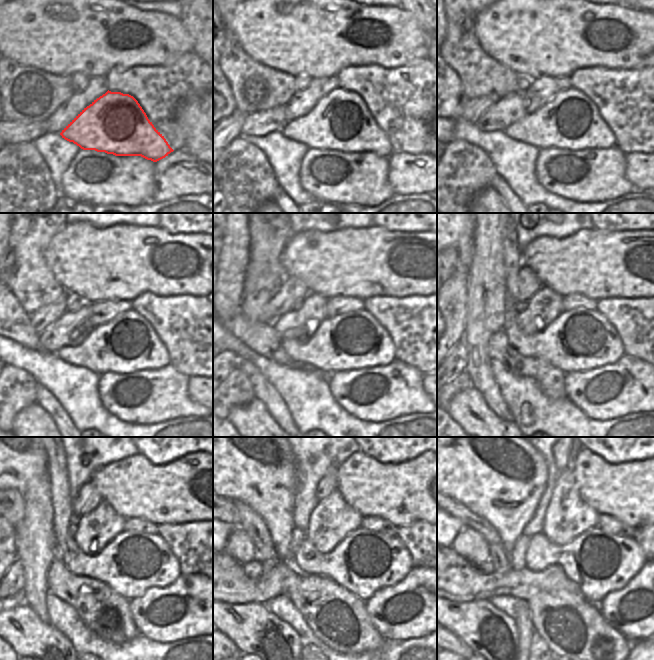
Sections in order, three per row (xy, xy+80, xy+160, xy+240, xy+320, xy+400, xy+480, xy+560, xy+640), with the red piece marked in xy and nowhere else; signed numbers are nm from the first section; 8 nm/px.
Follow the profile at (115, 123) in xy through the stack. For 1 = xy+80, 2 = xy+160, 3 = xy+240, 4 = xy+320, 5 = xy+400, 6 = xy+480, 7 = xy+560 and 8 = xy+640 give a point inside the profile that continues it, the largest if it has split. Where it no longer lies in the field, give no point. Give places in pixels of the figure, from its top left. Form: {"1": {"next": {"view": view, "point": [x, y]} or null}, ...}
{"1": {"next": {"view": "xy+80", "point": [341, 121]}}, "2": {"next": {"view": "xy+160", "point": [570, 121]}}, "3": {"next": {"view": "xy+240", "point": [126, 344]}}, "4": {"next": {"view": "xy+320", "point": [356, 340]}}, "5": {"next": {"view": "xy+400", "point": [579, 340]}}, "6": {"next": {"view": "xy+480", "point": [133, 562]}}, "7": {"next": {"view": "xy+560", "point": [364, 562]}}, "8": {"next": {"view": "xy+640", "point": [599, 563]}}}

